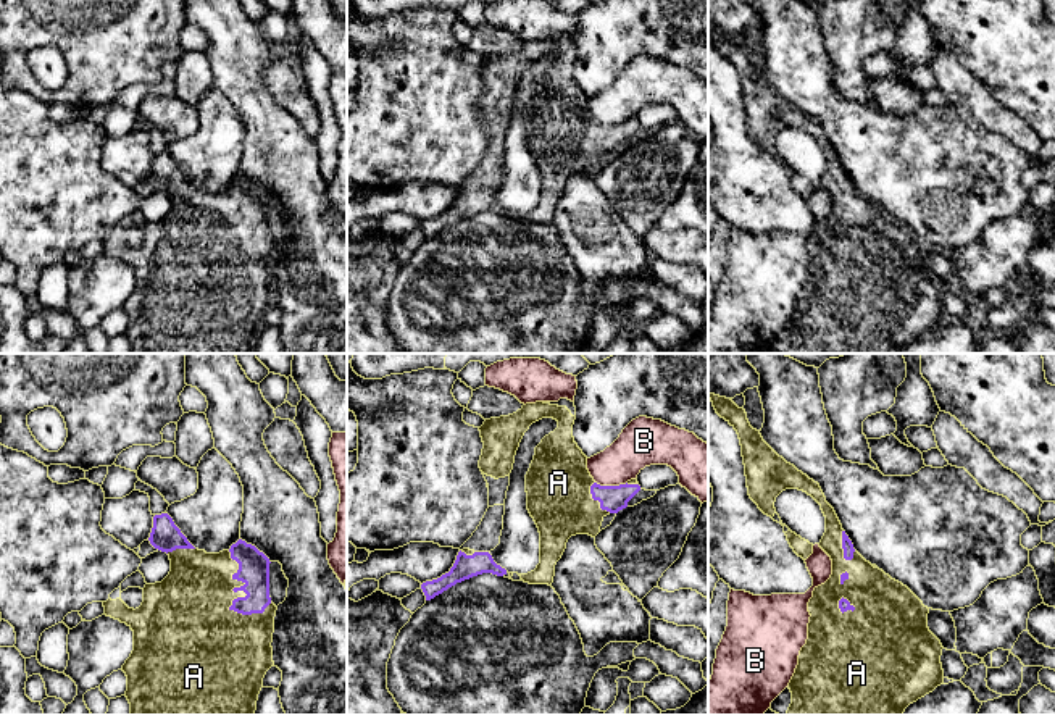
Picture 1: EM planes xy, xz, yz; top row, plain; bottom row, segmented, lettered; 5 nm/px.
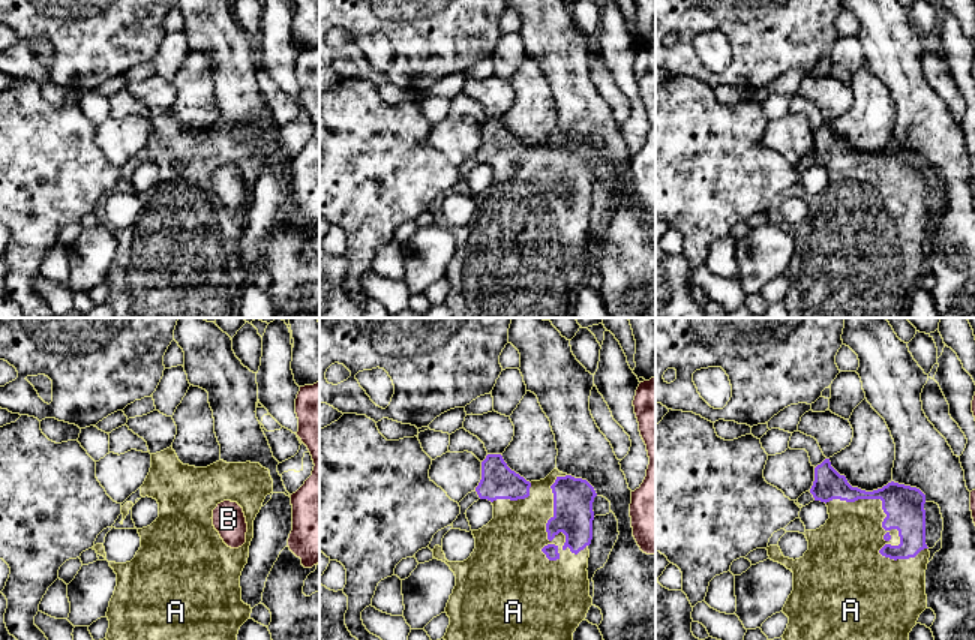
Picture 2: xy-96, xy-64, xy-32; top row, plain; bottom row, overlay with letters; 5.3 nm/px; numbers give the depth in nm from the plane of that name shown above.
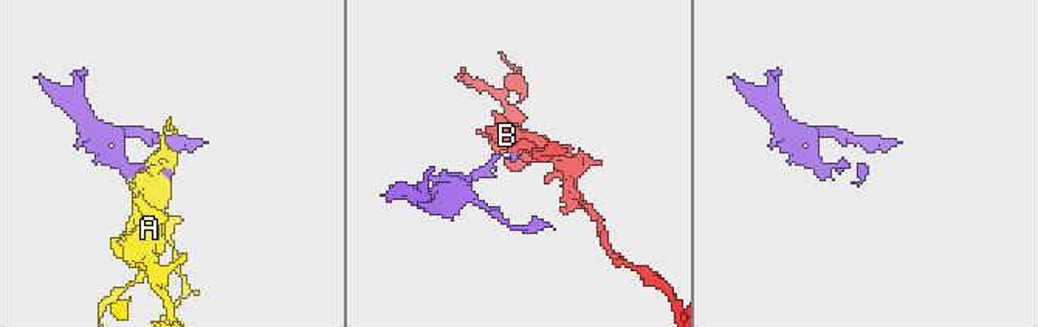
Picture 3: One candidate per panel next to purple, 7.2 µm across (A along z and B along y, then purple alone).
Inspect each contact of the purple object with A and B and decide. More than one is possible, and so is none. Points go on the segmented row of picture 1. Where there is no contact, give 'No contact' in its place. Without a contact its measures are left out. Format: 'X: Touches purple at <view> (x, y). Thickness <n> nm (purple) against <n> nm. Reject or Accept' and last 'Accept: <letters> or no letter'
A: Touches purple at xy (242, 597). Thickness 160 nm (purple) against 380 nm. Accept
B: Touches purple at xz (612, 486). Thickness 130 nm (purple) against 220 nm. Reject
Accept: A

